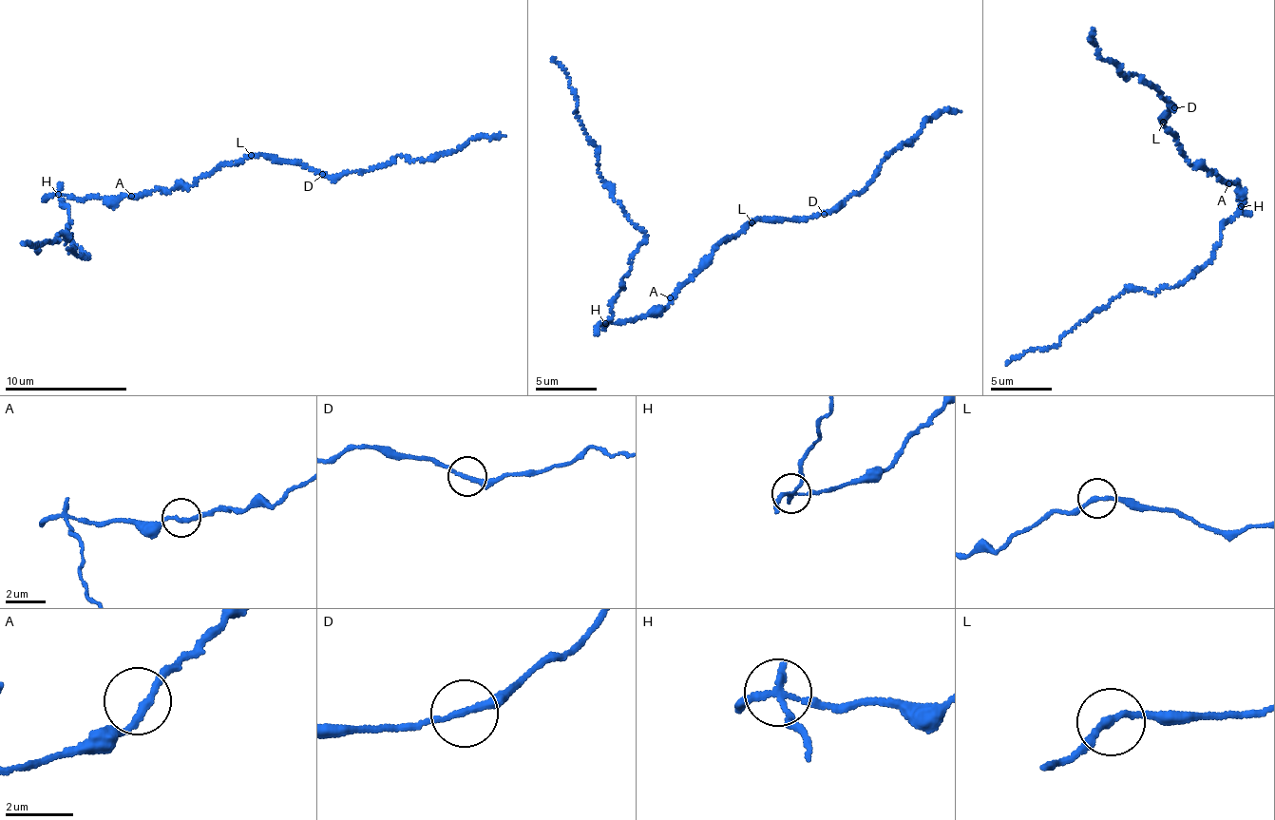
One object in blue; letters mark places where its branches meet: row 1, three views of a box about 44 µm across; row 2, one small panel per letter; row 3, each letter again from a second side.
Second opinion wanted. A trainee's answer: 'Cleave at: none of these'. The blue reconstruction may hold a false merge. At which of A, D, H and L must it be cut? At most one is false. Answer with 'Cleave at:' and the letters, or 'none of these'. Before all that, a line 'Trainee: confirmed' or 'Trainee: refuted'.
Trainee: refuted
Cleave at: H

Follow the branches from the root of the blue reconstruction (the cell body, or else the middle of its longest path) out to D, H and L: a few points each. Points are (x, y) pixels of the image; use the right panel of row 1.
D: (1222, 180), (1210, 170), (1189, 164), (1180, 143), (1162, 119), (1173, 104), (1174, 107)
H: (1222, 180), (1239, 184), (1244, 200), (1240, 206)
L: (1222, 180), (1210, 170), (1189, 164), (1180, 143), (1163, 122)

